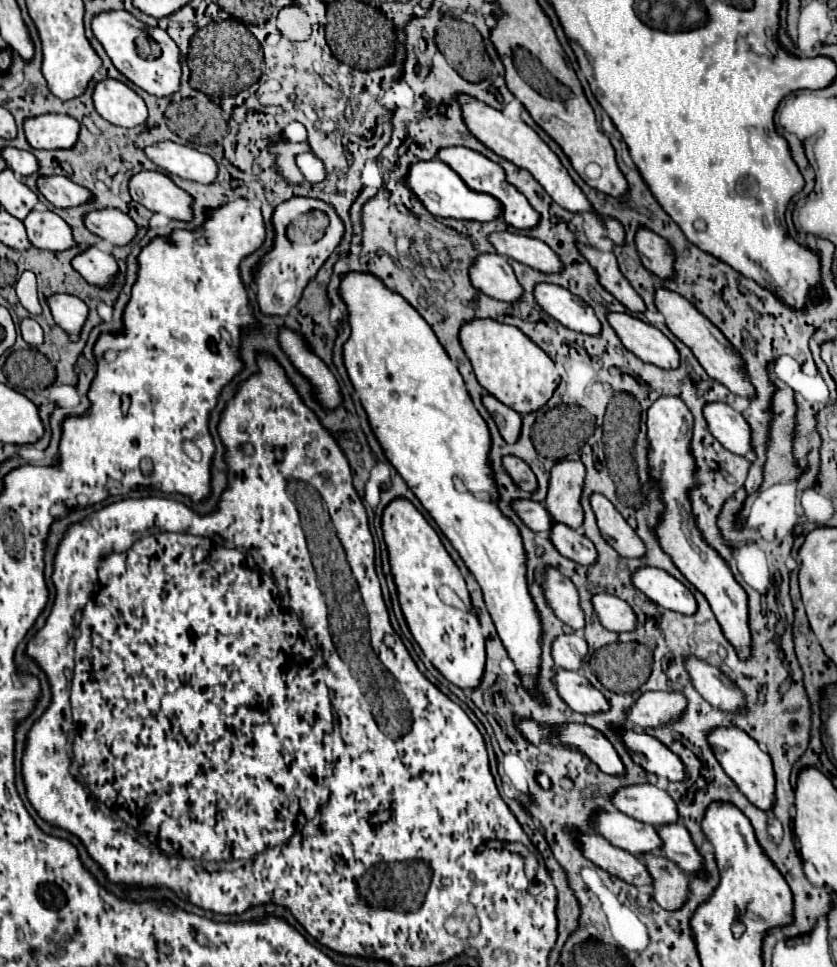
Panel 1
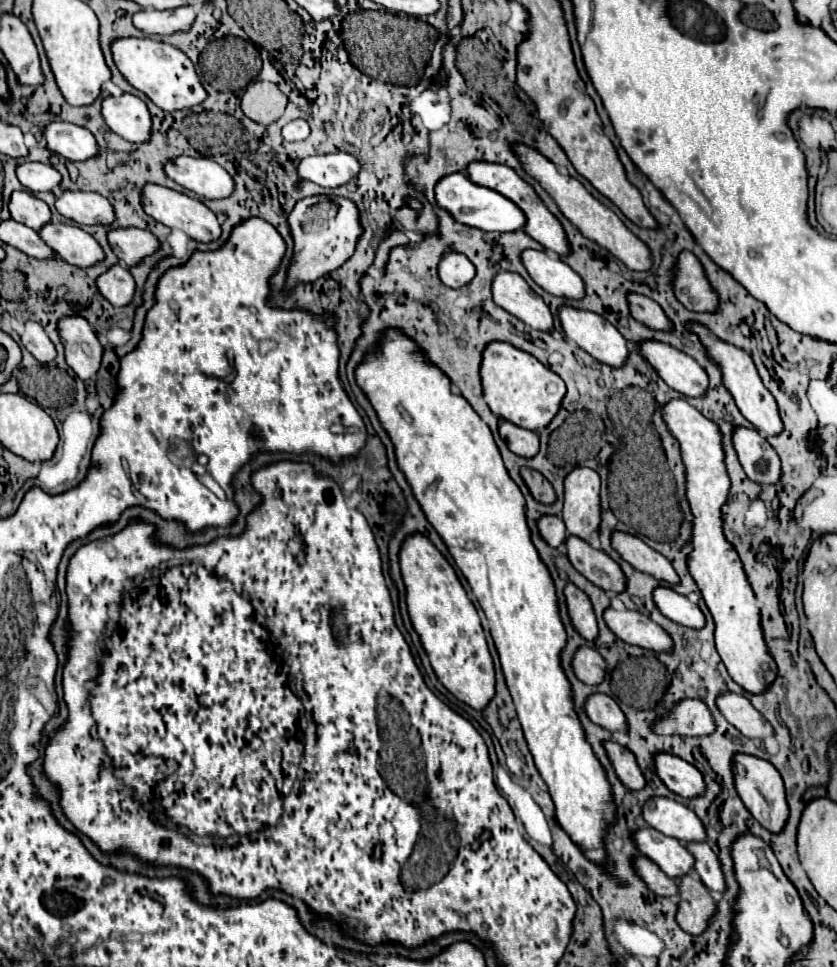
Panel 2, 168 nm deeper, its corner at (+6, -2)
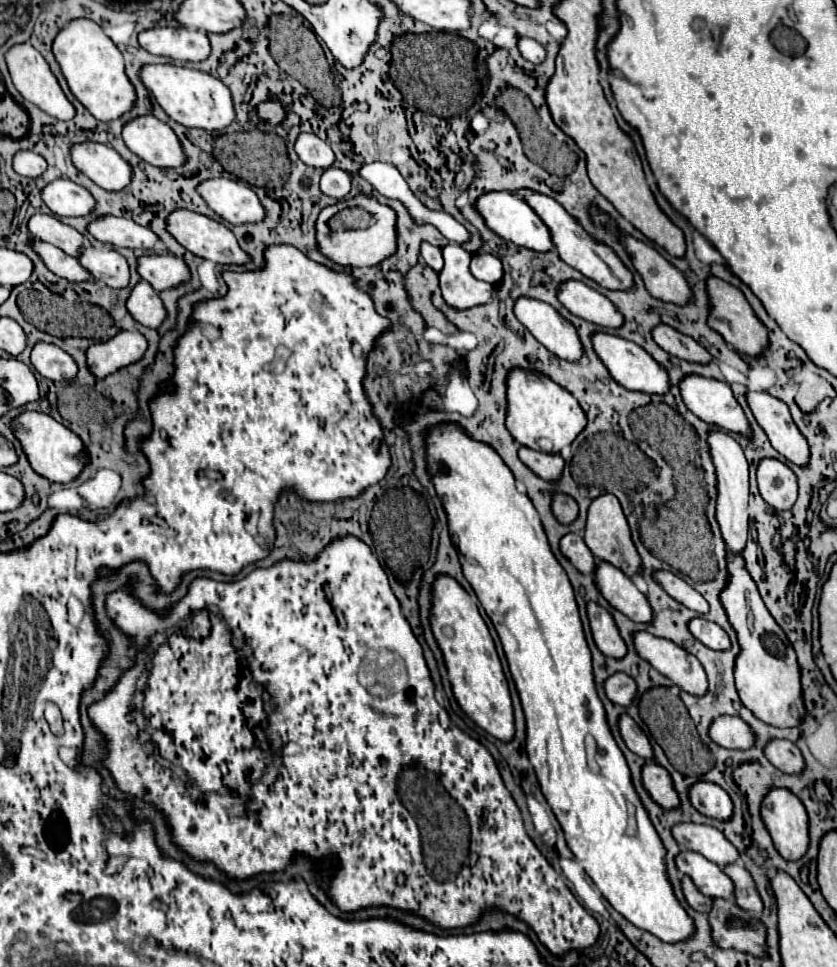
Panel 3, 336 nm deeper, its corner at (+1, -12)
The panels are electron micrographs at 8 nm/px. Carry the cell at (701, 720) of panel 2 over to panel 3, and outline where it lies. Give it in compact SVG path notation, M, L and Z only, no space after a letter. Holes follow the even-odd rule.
M733 715L715 717L707 729L713 743L725 749L749 749L753 745L753 735L745 721Z

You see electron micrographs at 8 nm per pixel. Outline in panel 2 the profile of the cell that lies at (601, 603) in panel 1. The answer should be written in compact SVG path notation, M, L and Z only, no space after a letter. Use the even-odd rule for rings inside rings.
M612 607L606 609L604 619L608 627L614 631L618 639L630 645L638 645L642 649L650 649L654 653L672 653L674 641L672 637L656 625L648 615L638 611L614 611Z

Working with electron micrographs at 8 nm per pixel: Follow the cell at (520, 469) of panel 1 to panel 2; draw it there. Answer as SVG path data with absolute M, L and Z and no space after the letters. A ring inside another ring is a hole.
M522 467L522 477L530 489L530 493L534 495L536 501L544 503L544 505L552 505L556 501L556 491L554 487L544 479L544 475L540 475L538 471L530 469L530 467Z

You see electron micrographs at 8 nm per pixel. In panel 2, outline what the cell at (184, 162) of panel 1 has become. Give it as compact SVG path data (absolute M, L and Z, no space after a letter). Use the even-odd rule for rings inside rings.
M178 157L166 165L166 175L204 199L226 199L236 189L228 171L208 157Z

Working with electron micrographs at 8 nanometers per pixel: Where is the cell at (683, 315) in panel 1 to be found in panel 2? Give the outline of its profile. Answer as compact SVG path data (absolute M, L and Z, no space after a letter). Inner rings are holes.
M692 323L692 331L696 331L704 343L704 347L708 347L708 355L712 355L712 359L720 365L722 369L722 377L724 377L724 385L726 389L732 393L740 413L754 425L758 427L758 433L762 437L772 437L772 435L778 435L782 433L784 425L782 425L782 419L780 419L780 413L778 413L778 405L776 405L776 399L772 397L772 393L764 387L754 363L752 363L752 357L748 353L744 353L742 349L734 347L734 345L728 345L720 339L712 339L710 337L710 331L706 327L702 327L700 323Z

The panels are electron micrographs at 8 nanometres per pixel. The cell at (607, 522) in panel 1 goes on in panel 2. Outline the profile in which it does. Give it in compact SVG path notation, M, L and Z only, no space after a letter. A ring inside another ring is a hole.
M616 533L612 535L612 545L622 555L622 559L626 559L634 569L648 573L658 581L680 585L680 577L674 571L672 563L664 555L648 547L640 537L634 537L628 533Z

